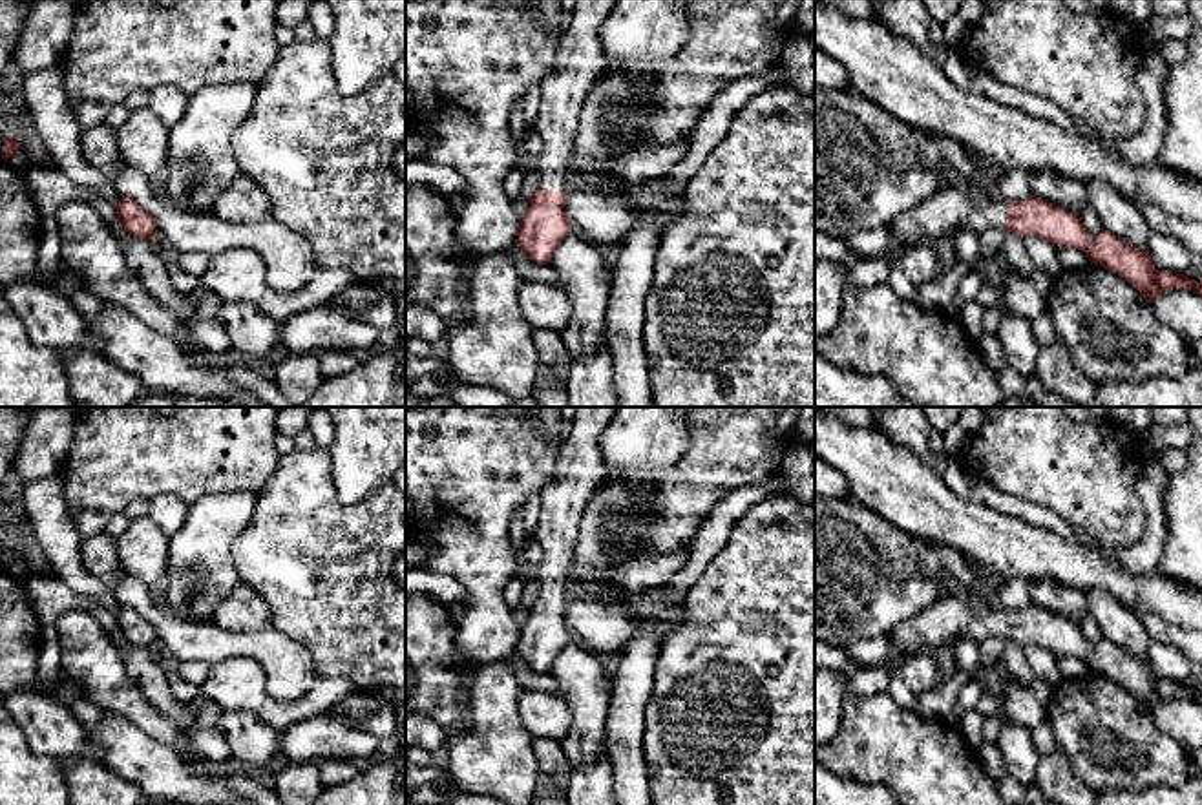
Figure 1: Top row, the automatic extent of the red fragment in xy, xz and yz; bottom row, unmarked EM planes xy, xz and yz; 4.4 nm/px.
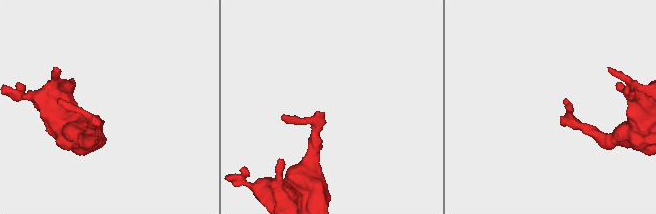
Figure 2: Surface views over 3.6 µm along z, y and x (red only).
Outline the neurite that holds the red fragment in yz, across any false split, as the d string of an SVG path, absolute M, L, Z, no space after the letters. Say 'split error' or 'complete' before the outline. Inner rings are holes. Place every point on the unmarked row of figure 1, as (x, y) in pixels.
split error | M950 597L902 621L886 637L895 646L893 663L899 663L908 653L954 644L961 633L972 635L977 643L986 637L1003 637L1019 646L1036 644L1061 657L1078 657L1091 672L1133 694L1149 712L1182 697L1202 706L1202 688L1156 679L1149 659L1134 657L1107 639L1091 644L1080 624L1036 604L1025 610L990 610Z

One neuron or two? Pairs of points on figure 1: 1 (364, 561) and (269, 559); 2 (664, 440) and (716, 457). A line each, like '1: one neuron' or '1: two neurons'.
1: one neuron
2: two neurons

